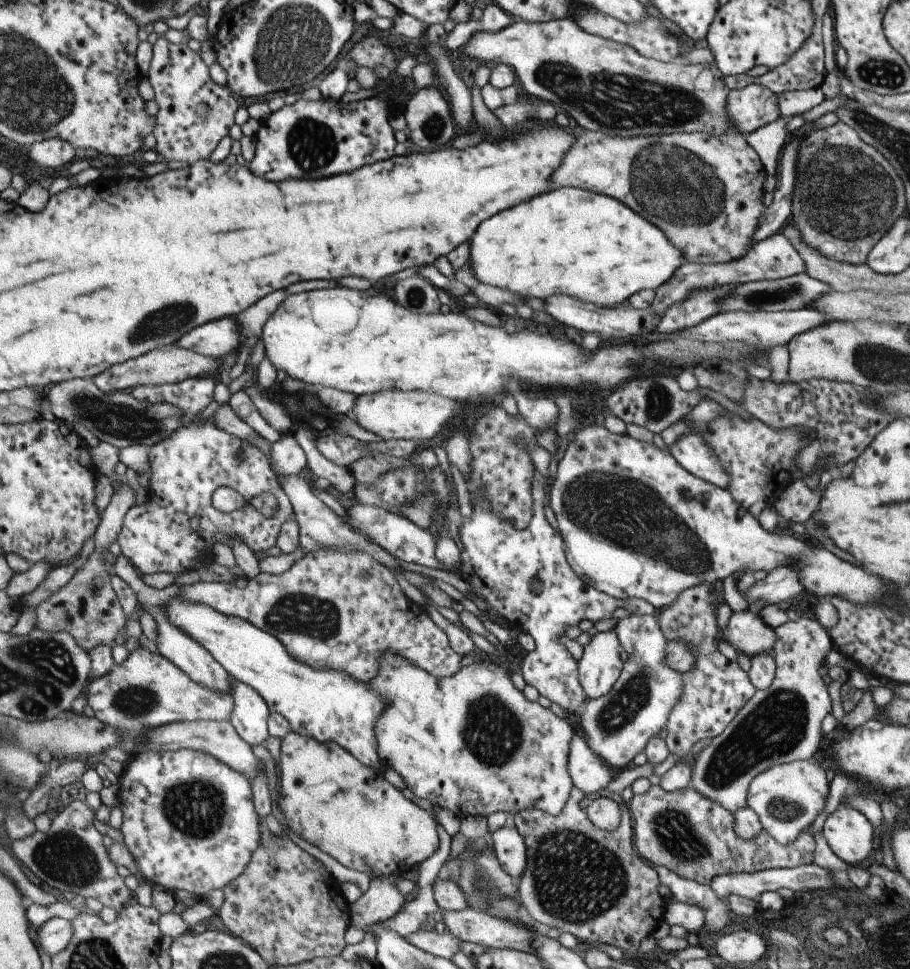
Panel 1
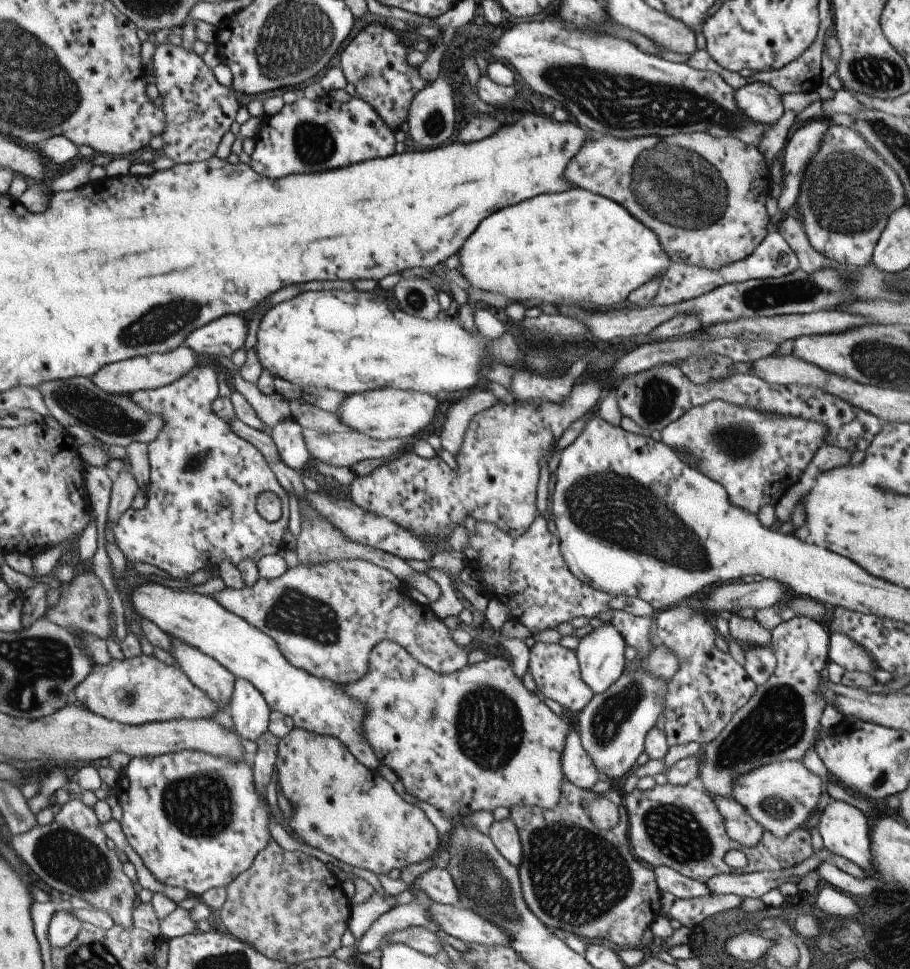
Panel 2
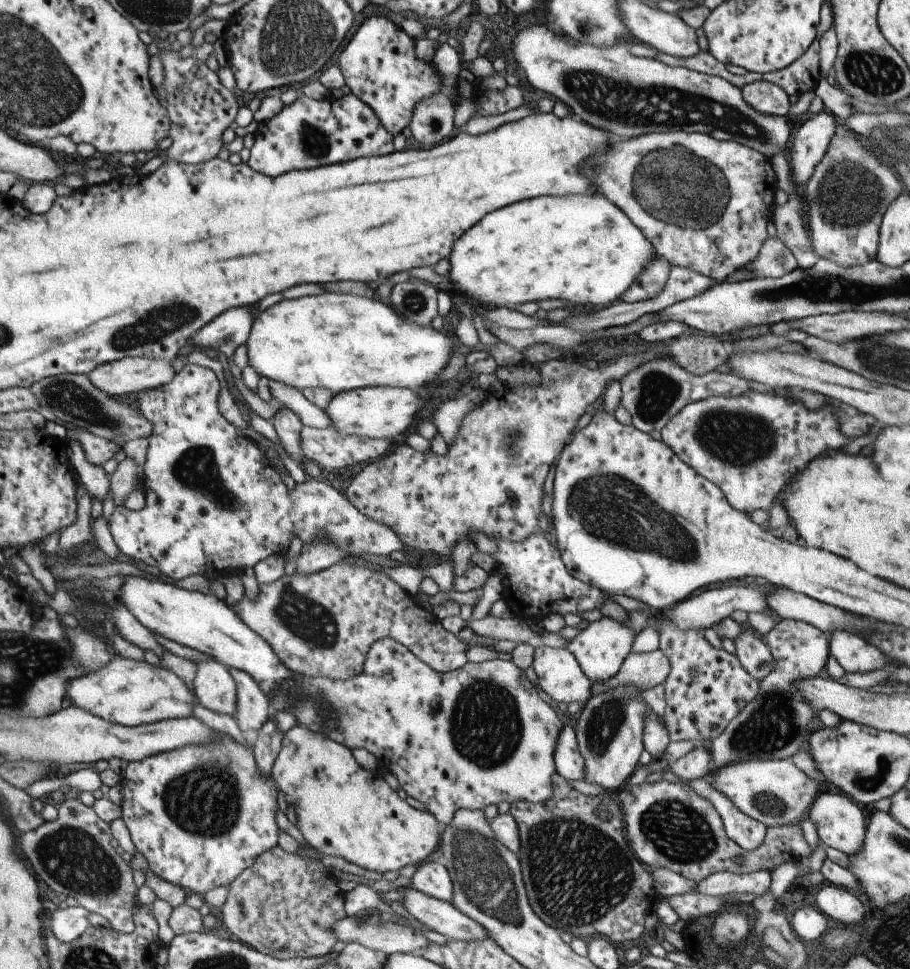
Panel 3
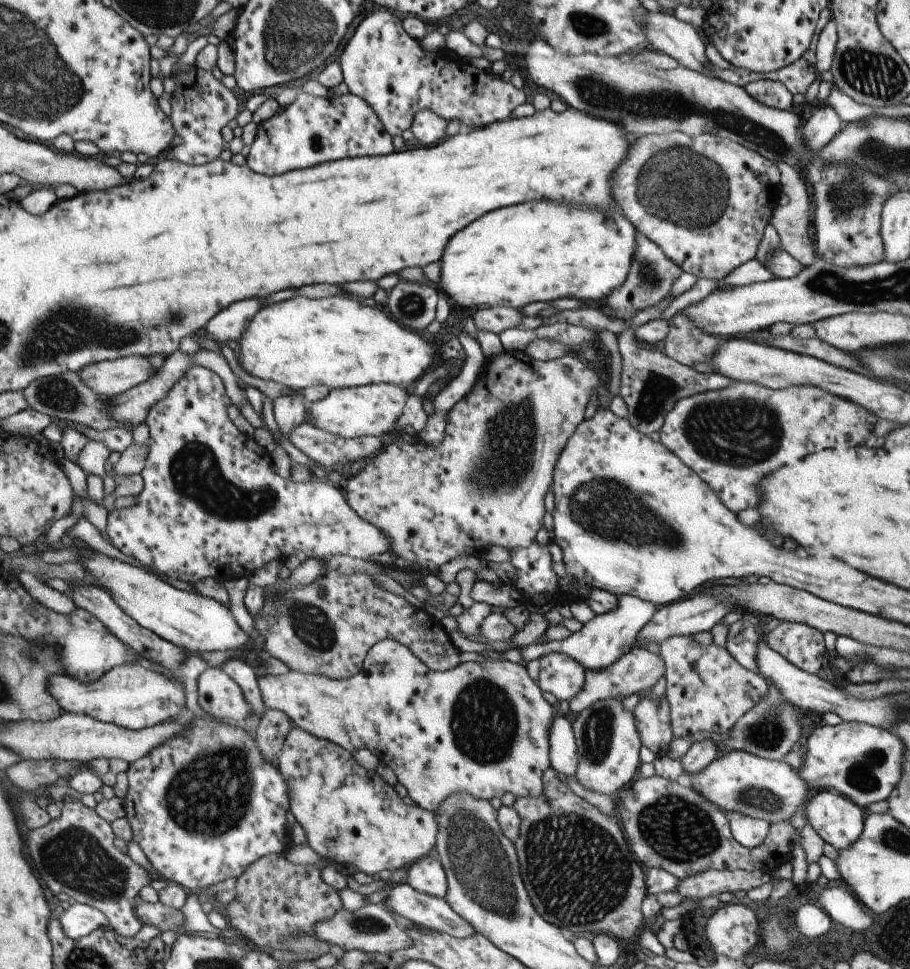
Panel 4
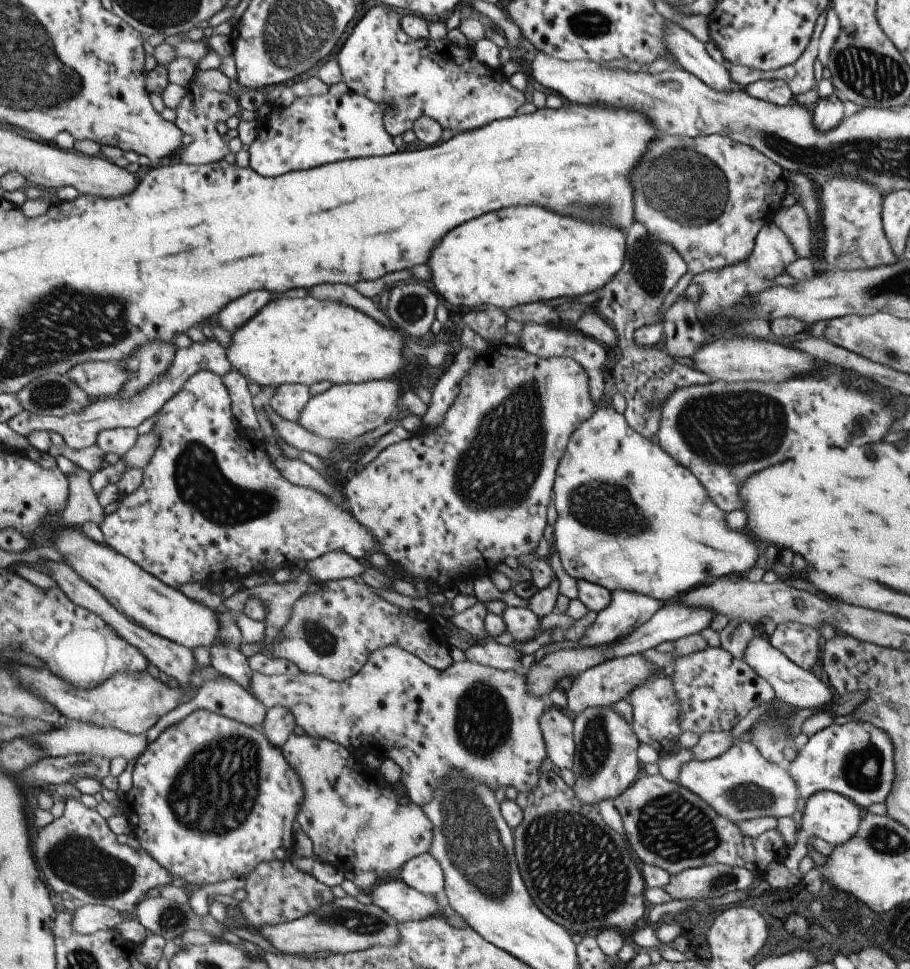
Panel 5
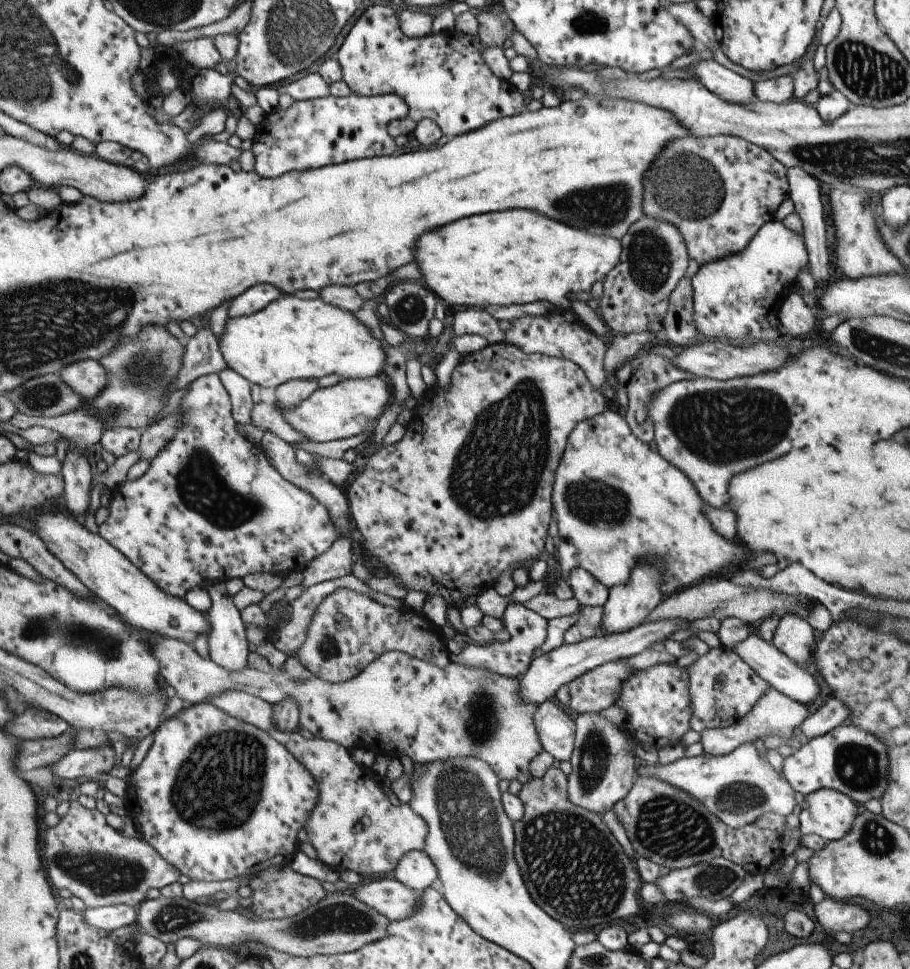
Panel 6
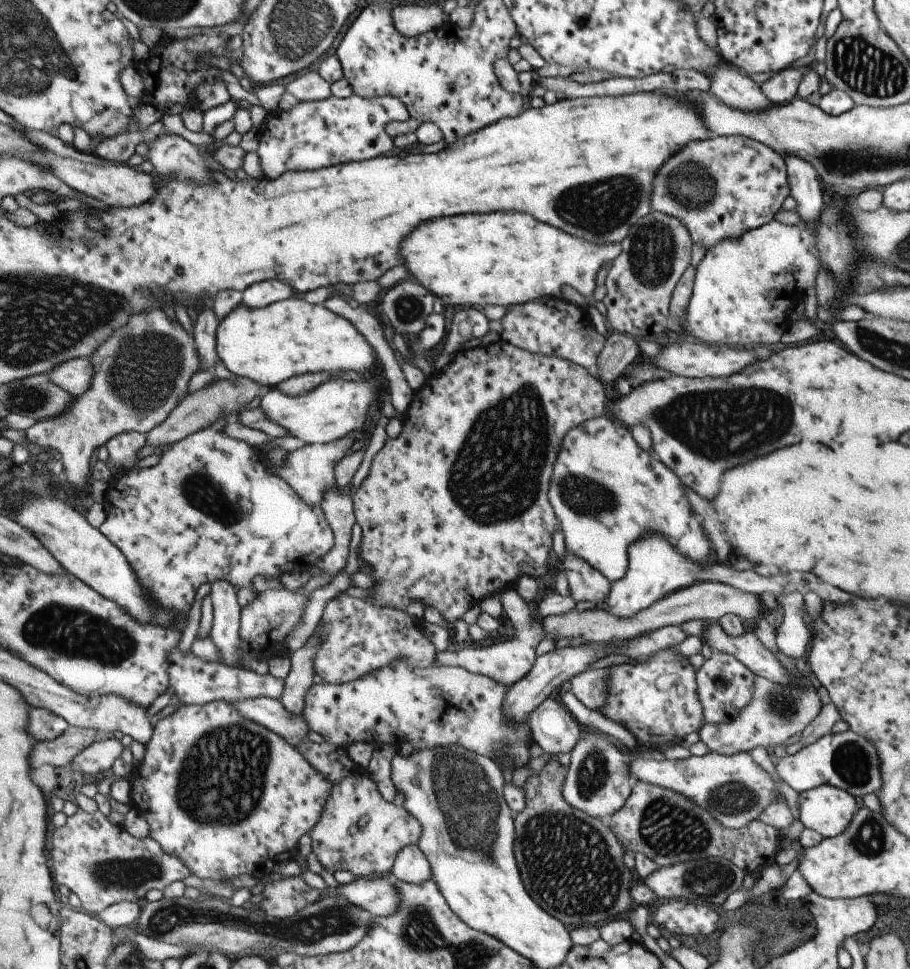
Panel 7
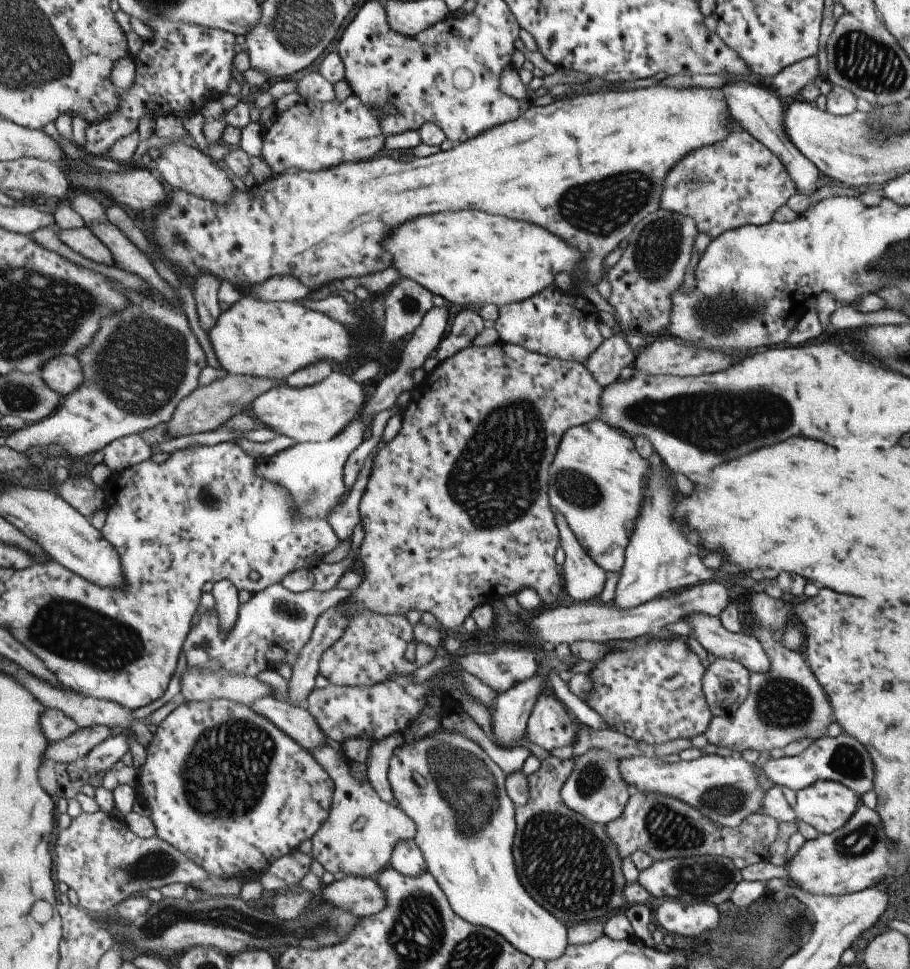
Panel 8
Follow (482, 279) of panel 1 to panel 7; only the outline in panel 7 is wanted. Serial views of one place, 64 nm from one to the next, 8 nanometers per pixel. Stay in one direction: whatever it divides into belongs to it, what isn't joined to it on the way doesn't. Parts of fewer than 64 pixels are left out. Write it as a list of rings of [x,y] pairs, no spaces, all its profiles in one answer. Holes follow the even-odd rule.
[[[458,214],[456,218],[436,218],[424,222],[418,230],[400,242],[400,254],[404,254],[404,264],[408,268],[408,278],[414,278],[433,295],[440,297],[443,304],[452,304],[455,308],[488,306],[500,304],[510,307],[534,301],[538,297],[556,297],[562,299],[560,286],[570,284],[582,294],[585,302],[595,306],[593,297],[596,272],[602,264],[613,261],[622,252],[621,243],[595,245],[594,243],[573,237],[563,230],[556,230],[548,224],[536,222],[526,214]]]

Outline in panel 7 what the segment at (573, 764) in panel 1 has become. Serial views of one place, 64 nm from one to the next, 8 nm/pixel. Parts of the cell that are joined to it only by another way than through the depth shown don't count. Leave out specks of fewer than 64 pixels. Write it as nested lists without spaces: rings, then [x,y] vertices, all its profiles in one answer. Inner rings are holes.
[[[556,696],[545,698],[527,721],[531,738],[552,756],[570,752],[582,736],[582,726]]]

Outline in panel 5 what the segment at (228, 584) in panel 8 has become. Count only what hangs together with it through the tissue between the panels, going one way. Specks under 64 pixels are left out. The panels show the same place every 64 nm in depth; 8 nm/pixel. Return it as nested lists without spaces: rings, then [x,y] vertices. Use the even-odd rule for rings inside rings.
[[[228,610],[220,612],[220,634],[224,636],[224,640],[220,640],[218,646],[210,648],[211,666],[250,693],[253,671],[240,650],[244,641],[233,614]]]

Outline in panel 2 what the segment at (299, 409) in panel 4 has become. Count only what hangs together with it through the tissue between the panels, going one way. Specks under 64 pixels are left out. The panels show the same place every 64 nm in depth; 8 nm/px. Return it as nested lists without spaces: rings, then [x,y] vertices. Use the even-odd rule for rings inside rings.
[[[284,419],[271,428],[272,440],[277,444],[276,448],[283,461],[297,472],[303,472],[310,465],[310,456],[303,439],[303,427],[295,419]]]

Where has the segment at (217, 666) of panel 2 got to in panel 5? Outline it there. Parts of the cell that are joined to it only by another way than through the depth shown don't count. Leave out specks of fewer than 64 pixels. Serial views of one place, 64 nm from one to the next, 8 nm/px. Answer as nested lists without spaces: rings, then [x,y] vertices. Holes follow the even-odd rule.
[[[218,676],[218,678],[206,680],[206,682],[200,686],[200,690],[198,690],[196,696],[188,703],[181,703],[178,707],[174,708],[174,710],[162,716],[162,718],[157,721],[157,724],[150,728],[146,733],[148,741],[150,743],[154,742],[164,730],[168,729],[170,726],[174,726],[174,724],[178,724],[178,722],[182,722],[186,716],[189,716],[192,712],[199,709],[210,710],[212,714],[220,714],[220,716],[224,716],[224,718],[230,718],[230,720],[254,728],[262,726],[262,722],[264,722],[267,712],[266,708],[264,708],[251,693],[240,687],[235,681],[232,681],[226,676]]]

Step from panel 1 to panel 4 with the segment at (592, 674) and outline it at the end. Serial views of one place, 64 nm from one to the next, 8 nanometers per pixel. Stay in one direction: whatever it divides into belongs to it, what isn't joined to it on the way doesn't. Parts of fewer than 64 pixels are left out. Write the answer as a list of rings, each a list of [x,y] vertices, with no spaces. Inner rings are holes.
[[[622,594],[617,598],[618,606],[614,610],[594,616],[594,620],[585,623],[579,632],[571,634],[565,640],[551,641],[546,644],[533,643],[520,649],[519,652],[523,659],[520,664],[525,667],[530,661],[540,656],[556,652],[573,657],[584,670],[608,670],[608,666],[612,666],[620,656],[632,650],[636,636],[642,632],[648,622],[652,621],[658,610],[652,604],[640,598],[634,598],[630,594]]]

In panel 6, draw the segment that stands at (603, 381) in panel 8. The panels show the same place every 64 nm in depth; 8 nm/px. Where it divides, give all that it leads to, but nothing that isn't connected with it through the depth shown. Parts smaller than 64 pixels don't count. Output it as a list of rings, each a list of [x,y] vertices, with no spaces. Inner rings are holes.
[[[654,332],[630,333],[629,335],[616,335],[604,353],[603,367],[608,375],[612,374],[630,358],[636,357],[646,344],[654,338]]]

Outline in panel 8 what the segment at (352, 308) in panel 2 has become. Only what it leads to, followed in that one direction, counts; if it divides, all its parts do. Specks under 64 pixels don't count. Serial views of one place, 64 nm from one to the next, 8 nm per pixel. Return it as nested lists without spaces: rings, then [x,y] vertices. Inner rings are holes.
[[[252,296],[240,298],[226,312],[221,312],[216,324],[207,332],[212,342],[212,350],[218,362],[229,374],[249,377],[286,379],[297,370],[313,365],[318,361],[332,361],[338,366],[352,356],[352,338],[342,323],[330,320],[328,316],[310,310],[302,304],[292,302],[264,302],[252,300]]]

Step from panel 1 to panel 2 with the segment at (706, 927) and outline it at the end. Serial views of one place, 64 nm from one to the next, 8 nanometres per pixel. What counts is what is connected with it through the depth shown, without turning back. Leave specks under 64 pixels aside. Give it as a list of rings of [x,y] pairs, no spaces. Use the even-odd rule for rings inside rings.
[[[656,866],[653,868],[653,872],[657,877],[658,889],[662,894],[668,892],[680,900],[702,898],[702,896],[710,894],[710,890],[705,884],[684,877],[668,866]]]

